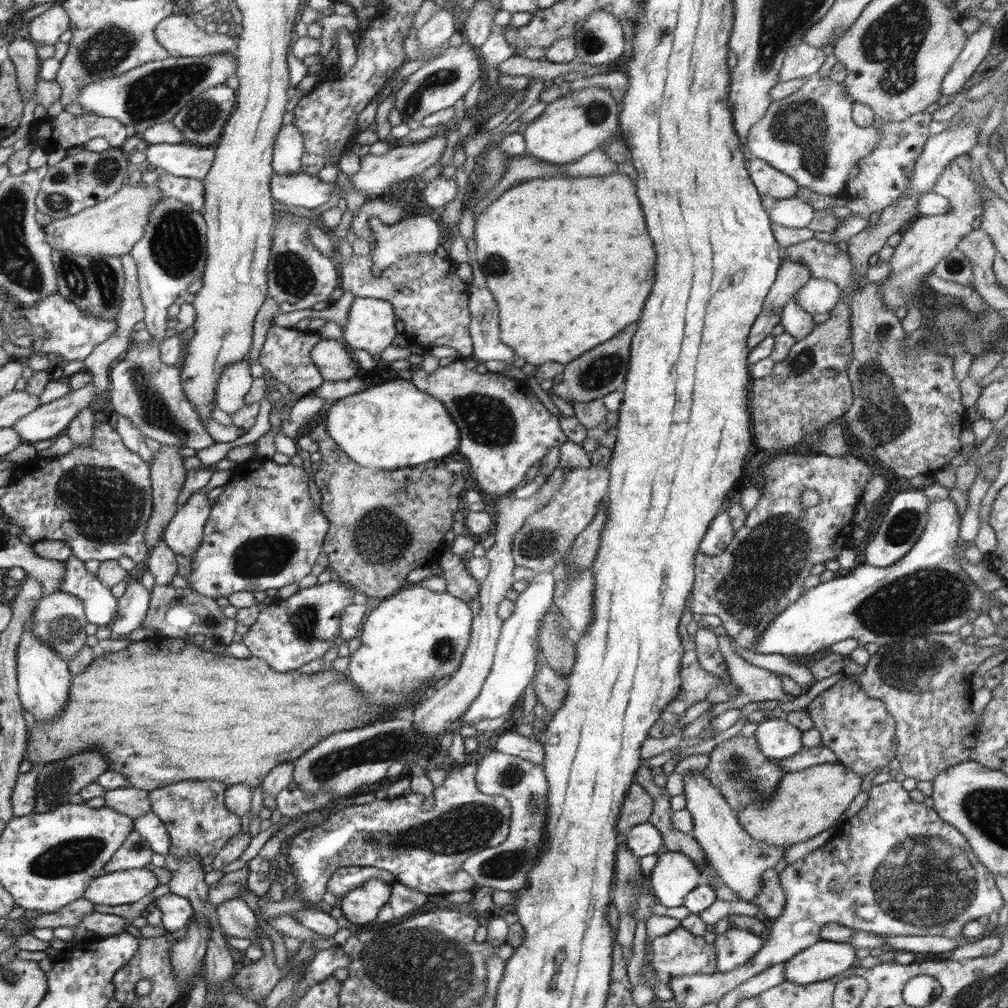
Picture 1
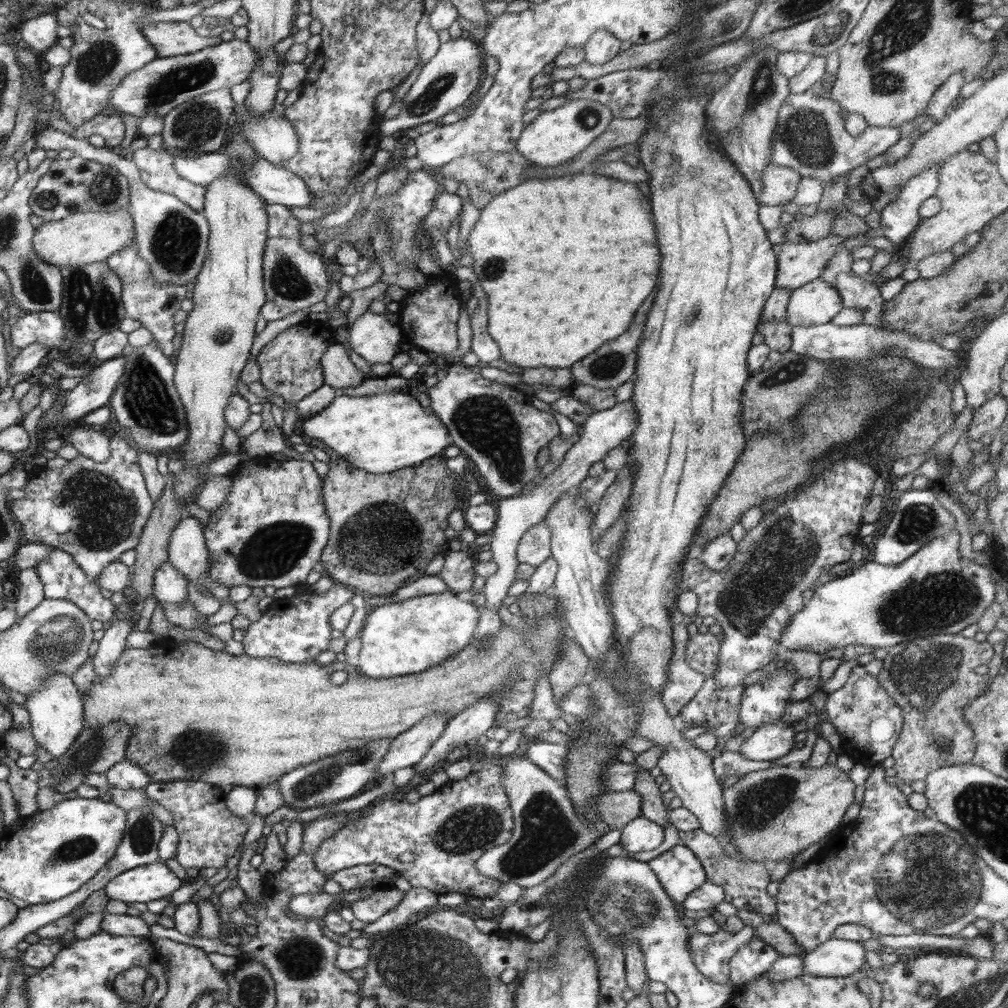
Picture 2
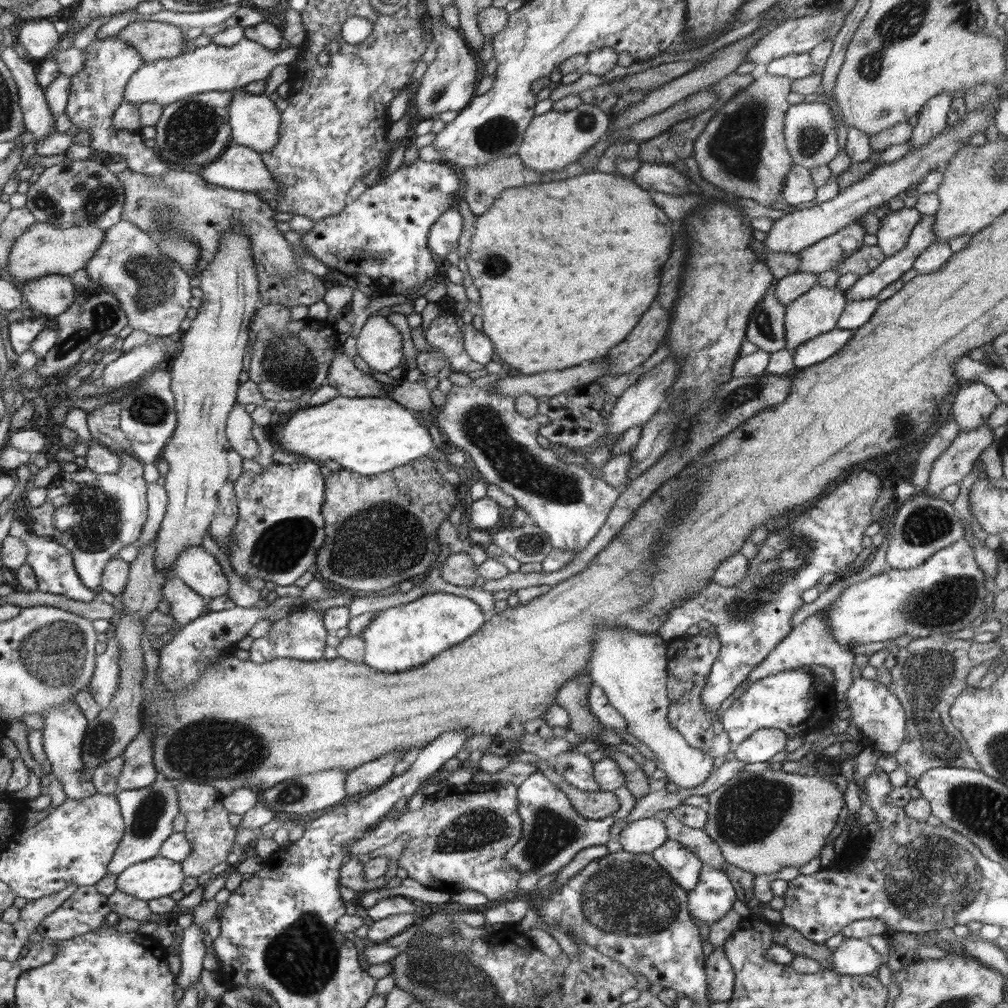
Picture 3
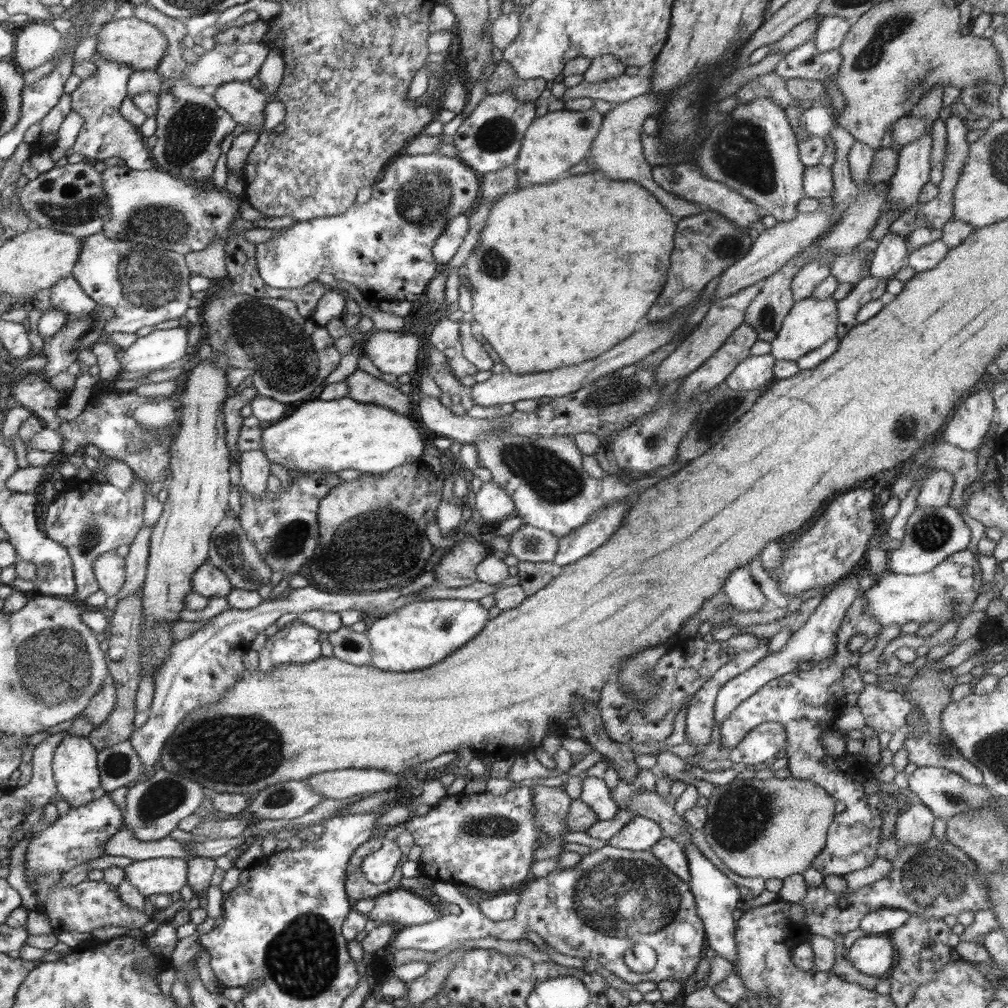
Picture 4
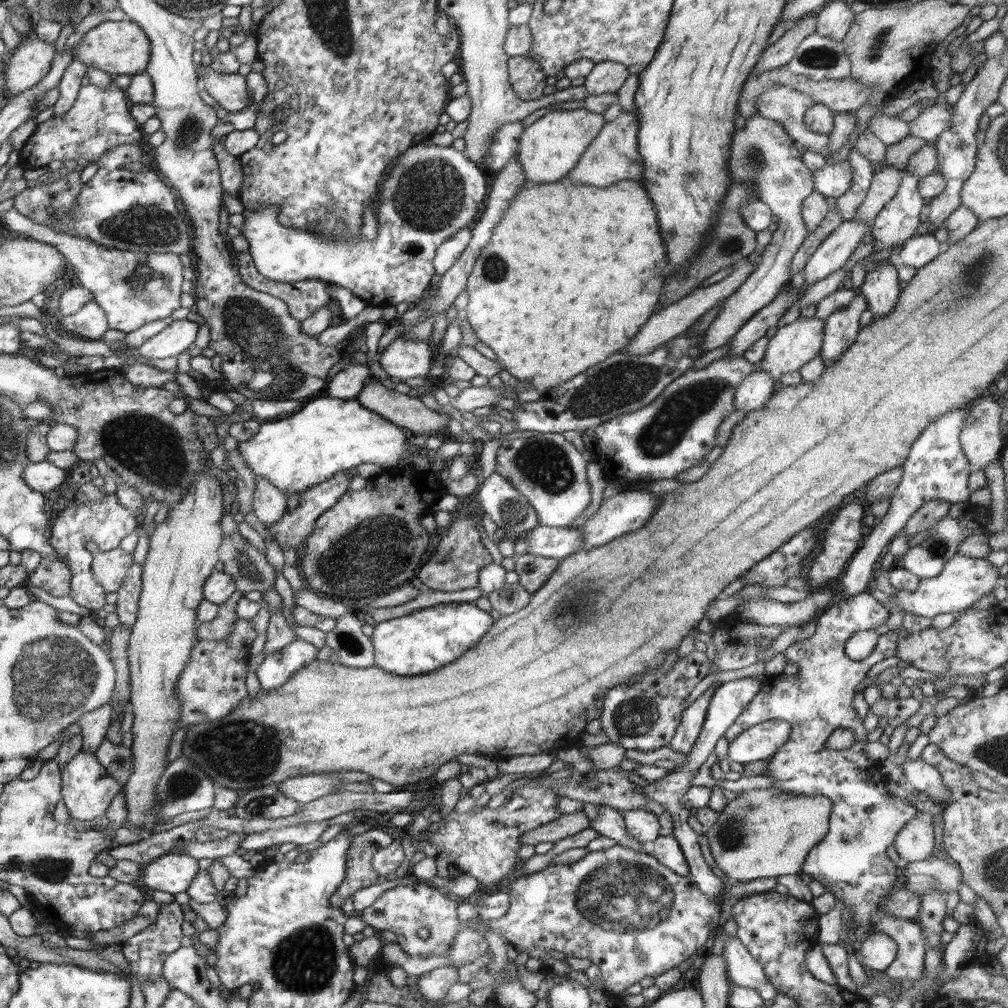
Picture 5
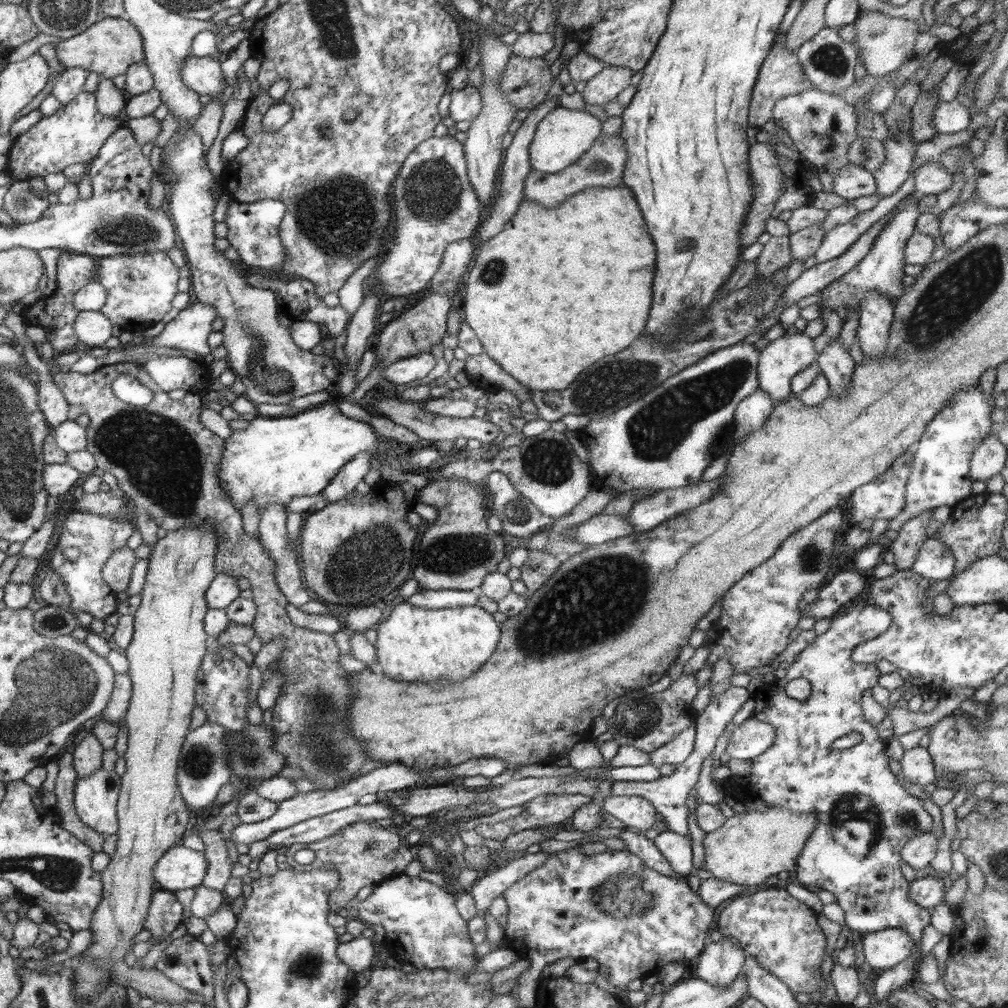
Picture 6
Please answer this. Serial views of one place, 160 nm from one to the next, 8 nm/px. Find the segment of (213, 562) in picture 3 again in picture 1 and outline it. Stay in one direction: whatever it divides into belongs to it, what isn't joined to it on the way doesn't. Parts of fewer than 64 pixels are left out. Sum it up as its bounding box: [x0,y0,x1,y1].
[162,493,212,558]

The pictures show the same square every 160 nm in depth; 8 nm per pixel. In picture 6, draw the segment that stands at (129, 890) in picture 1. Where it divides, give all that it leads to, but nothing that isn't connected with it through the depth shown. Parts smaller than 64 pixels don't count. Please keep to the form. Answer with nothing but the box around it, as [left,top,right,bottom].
[154,844,208,893]

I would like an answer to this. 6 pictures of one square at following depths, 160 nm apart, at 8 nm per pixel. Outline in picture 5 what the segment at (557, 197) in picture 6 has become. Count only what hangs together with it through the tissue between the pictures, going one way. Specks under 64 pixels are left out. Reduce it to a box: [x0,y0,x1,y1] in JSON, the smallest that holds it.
[565,111,641,188]

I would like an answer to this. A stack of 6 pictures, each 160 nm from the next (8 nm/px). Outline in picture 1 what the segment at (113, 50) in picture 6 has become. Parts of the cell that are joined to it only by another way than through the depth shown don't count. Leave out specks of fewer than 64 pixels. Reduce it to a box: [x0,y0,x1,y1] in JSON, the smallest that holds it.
[155,11,239,57]

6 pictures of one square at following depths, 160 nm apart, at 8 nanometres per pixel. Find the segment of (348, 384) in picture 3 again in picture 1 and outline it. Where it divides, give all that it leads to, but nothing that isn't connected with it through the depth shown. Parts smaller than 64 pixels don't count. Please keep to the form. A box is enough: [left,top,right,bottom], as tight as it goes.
[312,339,358,381]

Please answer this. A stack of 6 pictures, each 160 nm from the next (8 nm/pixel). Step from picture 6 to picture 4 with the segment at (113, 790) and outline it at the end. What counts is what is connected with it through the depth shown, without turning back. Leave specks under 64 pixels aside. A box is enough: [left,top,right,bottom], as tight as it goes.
[52,731,107,808]

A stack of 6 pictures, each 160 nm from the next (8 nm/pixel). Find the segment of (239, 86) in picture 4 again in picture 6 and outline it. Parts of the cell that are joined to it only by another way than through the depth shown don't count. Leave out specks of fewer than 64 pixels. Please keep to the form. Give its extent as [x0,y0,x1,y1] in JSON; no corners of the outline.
[180,53,226,97]

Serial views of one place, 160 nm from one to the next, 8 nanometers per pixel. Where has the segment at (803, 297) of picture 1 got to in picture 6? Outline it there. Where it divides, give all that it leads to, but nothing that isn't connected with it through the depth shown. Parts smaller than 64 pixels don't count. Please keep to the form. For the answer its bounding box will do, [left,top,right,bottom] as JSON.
[757,330,817,403]

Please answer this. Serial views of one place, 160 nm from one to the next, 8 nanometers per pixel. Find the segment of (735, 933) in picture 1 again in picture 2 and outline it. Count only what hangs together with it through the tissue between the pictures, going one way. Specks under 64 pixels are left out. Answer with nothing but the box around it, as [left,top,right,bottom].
[730,937,781,985]

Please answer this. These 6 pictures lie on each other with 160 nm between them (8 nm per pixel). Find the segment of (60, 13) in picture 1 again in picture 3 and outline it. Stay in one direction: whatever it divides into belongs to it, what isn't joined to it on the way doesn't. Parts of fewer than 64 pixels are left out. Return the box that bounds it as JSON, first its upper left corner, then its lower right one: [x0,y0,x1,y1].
[16,19,61,59]

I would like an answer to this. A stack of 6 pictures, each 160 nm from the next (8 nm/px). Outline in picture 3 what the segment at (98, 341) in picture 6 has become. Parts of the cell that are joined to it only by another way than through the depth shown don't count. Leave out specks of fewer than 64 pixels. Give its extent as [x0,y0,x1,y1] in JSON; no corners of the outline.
[22,276,74,319]

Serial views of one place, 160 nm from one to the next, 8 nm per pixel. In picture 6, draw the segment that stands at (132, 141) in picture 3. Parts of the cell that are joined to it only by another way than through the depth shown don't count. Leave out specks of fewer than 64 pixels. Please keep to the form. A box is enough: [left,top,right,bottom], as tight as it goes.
[6,90,125,182]

